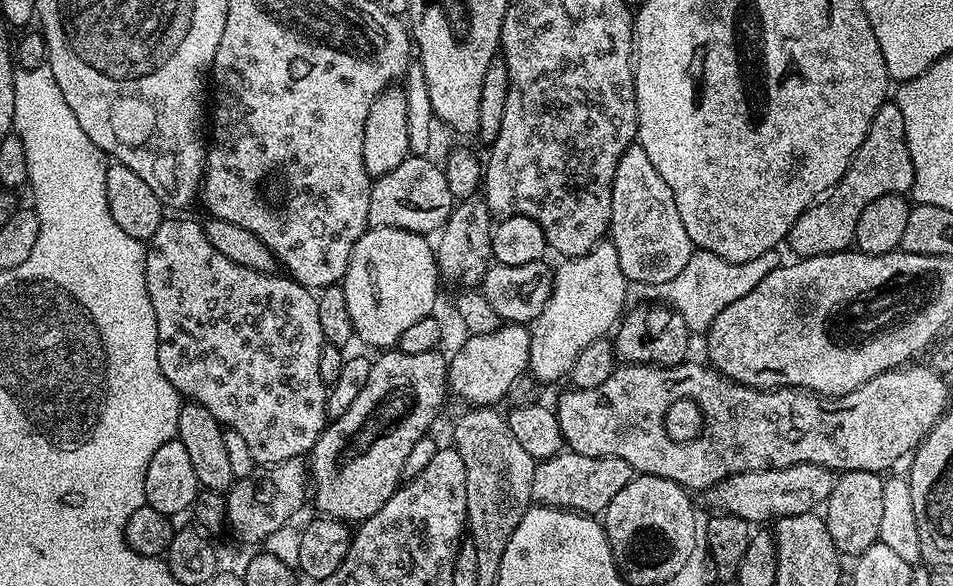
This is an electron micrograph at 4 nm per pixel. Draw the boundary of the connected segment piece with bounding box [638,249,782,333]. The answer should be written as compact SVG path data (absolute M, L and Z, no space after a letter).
M695 249L690 262L678 277L665 284L639 285L639 299L644 302L663 302L675 308L677 312L683 314L683 320L689 331L703 333L726 306L736 302L750 290L754 290L758 282L762 282L763 278L780 267L782 263L780 254L777 249L772 249L748 262L730 263L710 251Z

